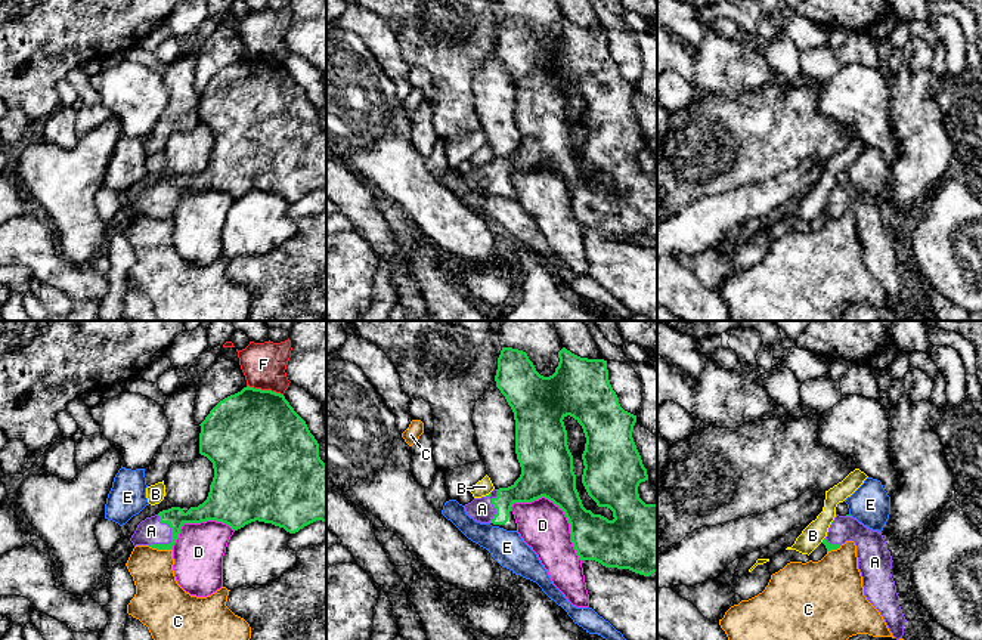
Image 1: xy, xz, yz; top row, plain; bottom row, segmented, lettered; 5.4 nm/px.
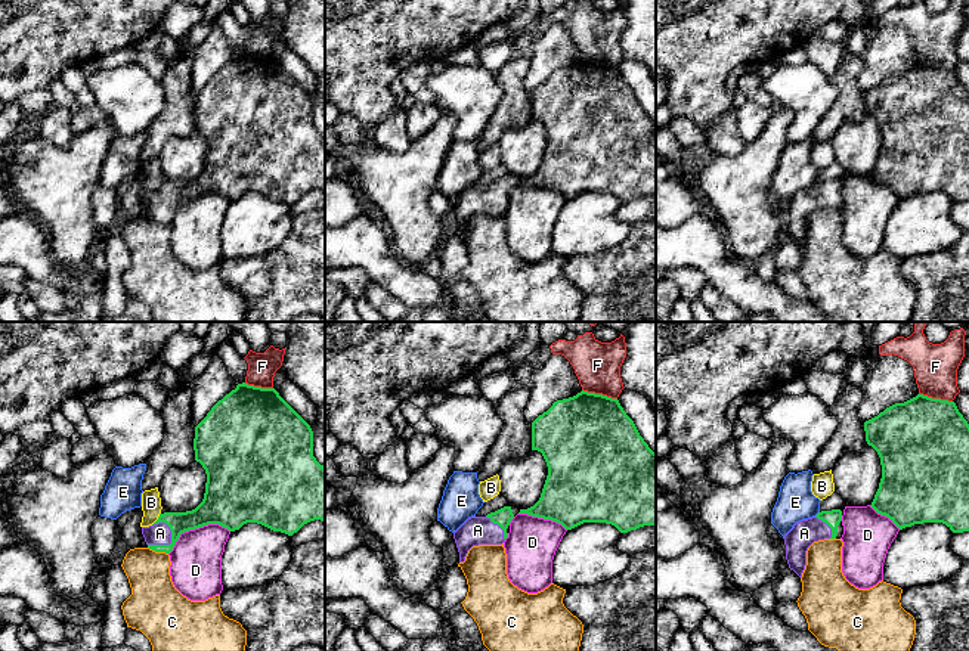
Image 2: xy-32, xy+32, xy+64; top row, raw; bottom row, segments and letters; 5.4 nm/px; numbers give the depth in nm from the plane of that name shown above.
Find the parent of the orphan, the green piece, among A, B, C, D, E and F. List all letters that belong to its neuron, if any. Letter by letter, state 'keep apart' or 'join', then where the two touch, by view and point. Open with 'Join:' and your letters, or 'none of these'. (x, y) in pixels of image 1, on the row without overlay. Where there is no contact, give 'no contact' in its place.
Join: A
A: join; contact xy (172, 206)
B: keep apart; contact xz (486, 164)
C: keep apart; contact xy (160, 218)
D: keep apart; contact xz (561, 178)
E: keep apart; no contact
F: keep apart; contact xy (265, 59)

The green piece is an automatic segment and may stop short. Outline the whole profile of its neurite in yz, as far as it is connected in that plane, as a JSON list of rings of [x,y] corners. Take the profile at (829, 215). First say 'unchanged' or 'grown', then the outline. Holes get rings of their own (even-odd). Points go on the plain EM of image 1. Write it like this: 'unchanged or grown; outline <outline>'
grown; outline [[[836,183],[823,213],[831,220],[846,210],[854,210],[856,214],[864,265],[880,281],[892,304],[896,309],[902,307],[907,288],[890,242],[893,229],[882,201],[864,195],[851,183]]]

